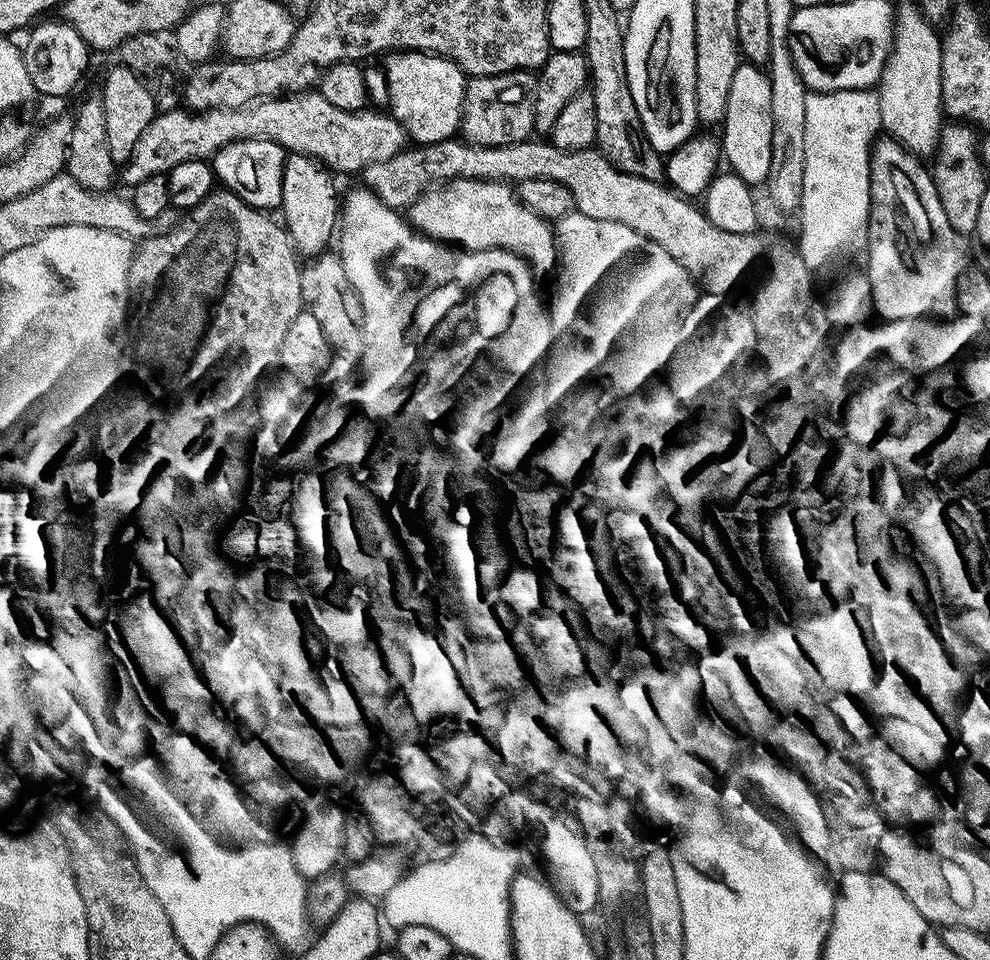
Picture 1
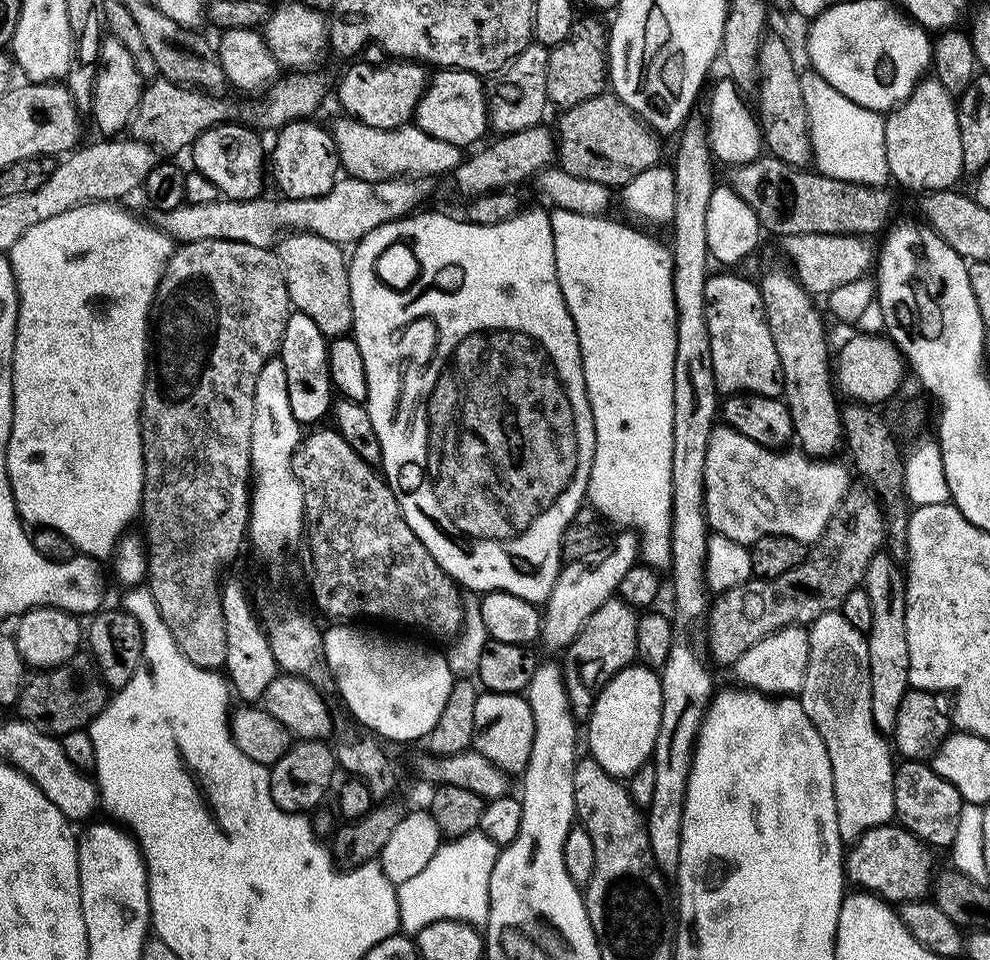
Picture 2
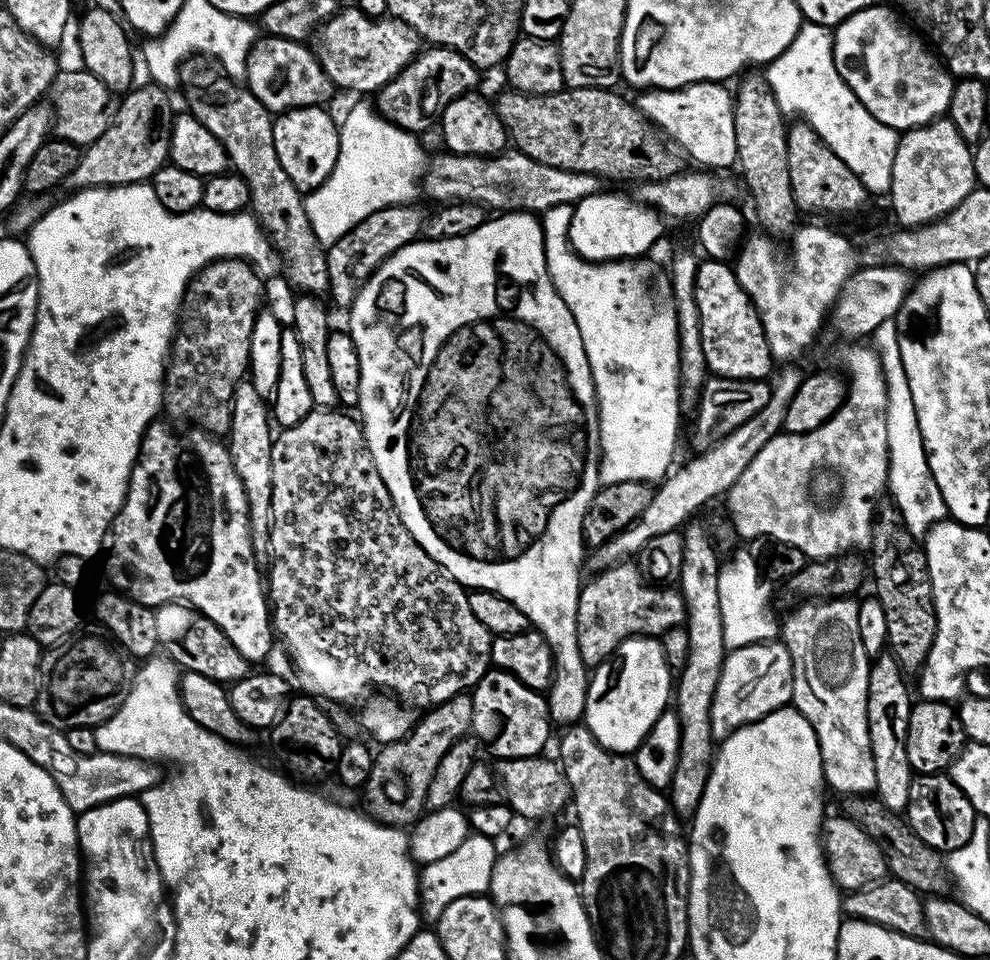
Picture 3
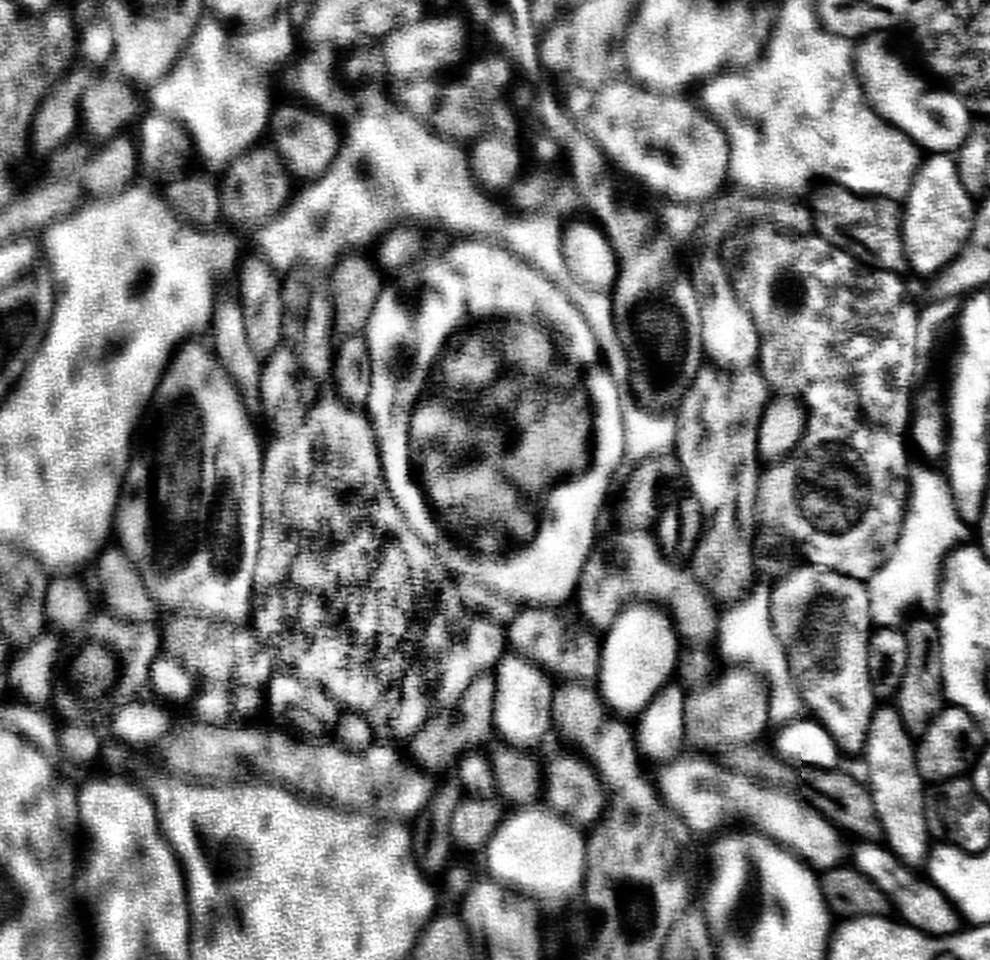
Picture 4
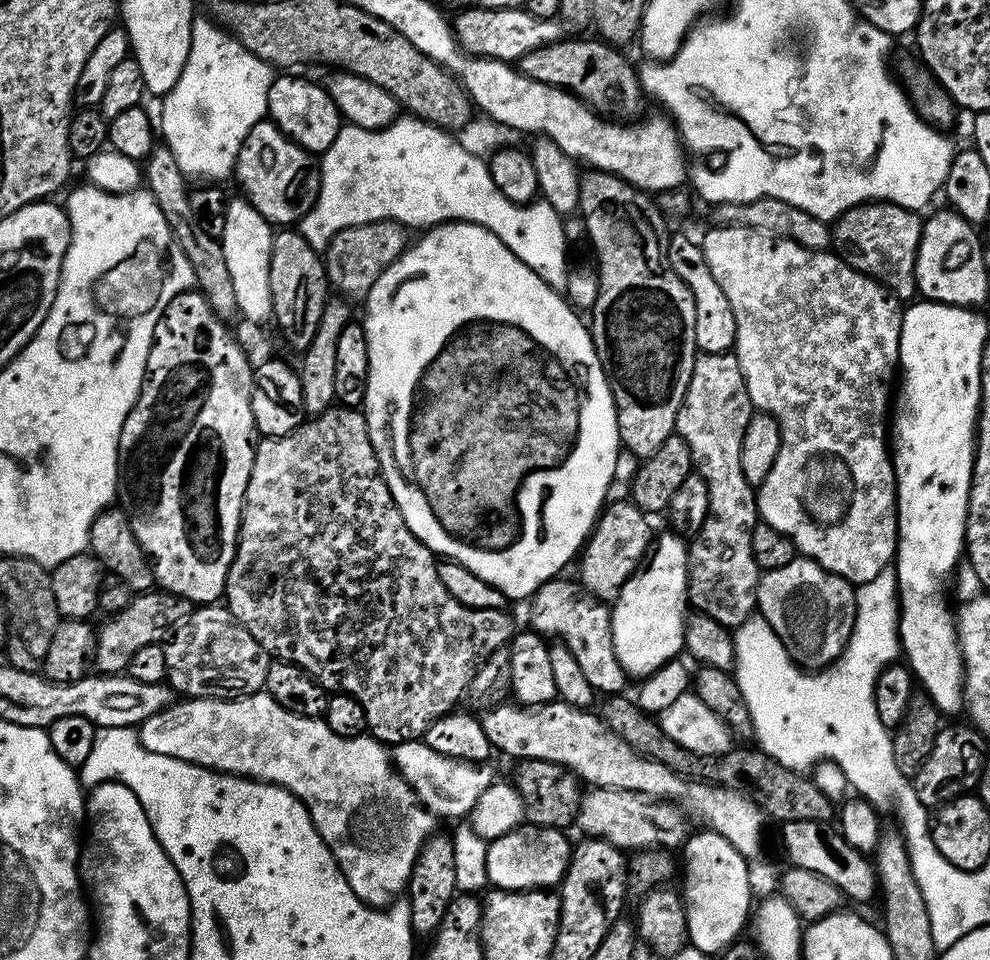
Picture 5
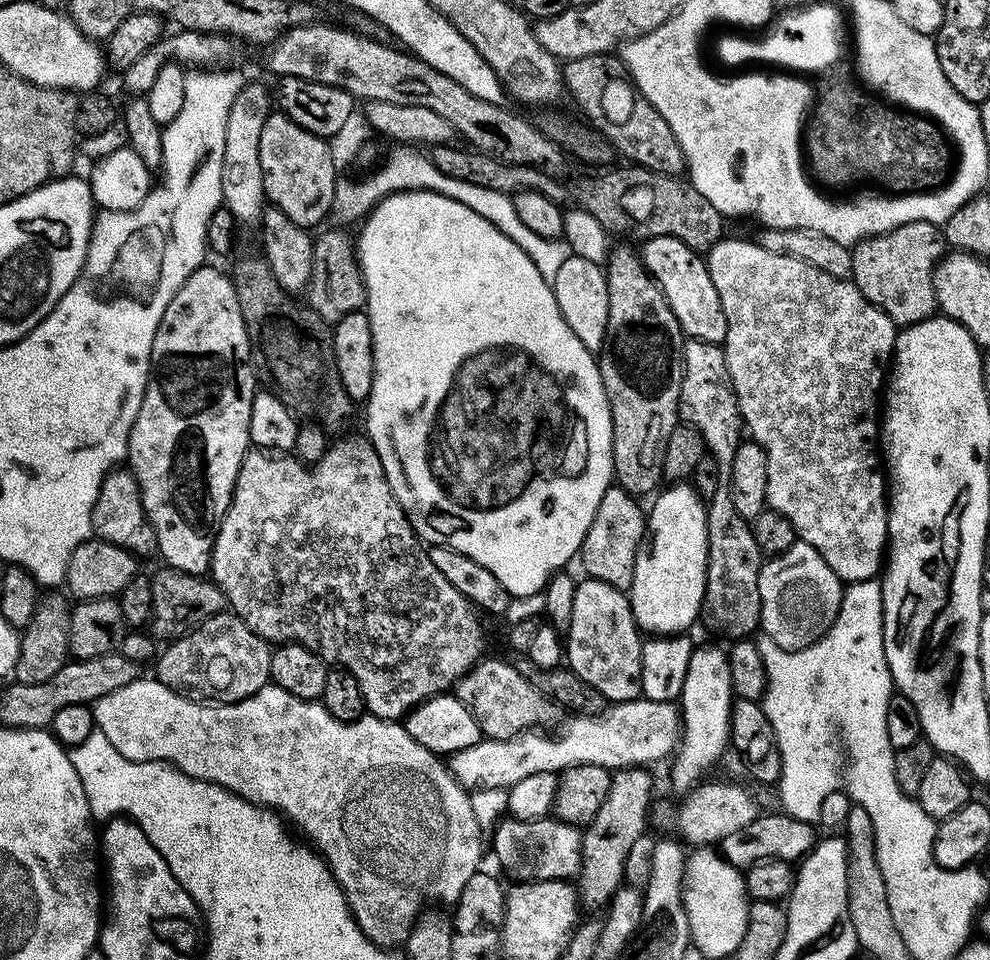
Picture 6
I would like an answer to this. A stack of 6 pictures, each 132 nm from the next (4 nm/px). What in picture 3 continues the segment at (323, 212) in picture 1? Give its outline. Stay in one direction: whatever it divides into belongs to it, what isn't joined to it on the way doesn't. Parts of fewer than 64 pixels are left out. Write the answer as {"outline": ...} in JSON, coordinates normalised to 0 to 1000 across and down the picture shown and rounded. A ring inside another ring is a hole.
{"outline":[[[323,110],[292,113],[275,126],[277,160],[281,160],[281,169],[285,177],[289,177],[289,185],[293,185],[293,190],[297,190],[297,194],[307,202],[325,194],[333,177],[337,177],[337,169],[341,169],[343,134],[340,126],[335,126],[334,119],[327,116],[331,115]]]}

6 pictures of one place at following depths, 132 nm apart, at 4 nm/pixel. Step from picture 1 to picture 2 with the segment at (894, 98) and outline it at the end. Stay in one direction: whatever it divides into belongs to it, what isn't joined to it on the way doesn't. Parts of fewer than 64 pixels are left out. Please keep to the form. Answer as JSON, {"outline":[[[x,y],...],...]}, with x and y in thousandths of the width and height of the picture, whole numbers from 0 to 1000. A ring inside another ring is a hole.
{"outline":[[[934,81],[920,98],[900,117],[893,126],[895,169],[897,182],[913,196],[922,196],[925,202],[961,197],[972,183],[972,144],[968,140],[967,105],[956,91],[944,81]]]}

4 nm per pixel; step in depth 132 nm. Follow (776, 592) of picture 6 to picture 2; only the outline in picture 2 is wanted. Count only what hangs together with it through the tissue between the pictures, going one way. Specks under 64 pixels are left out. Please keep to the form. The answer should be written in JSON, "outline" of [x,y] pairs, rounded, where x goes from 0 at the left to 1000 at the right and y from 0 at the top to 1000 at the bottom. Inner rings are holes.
{"outline":[[[852,636],[835,638],[830,640],[830,644],[832,645],[832,679],[818,677],[818,685],[814,694],[814,710],[808,716],[806,728],[810,740],[814,740],[814,748],[818,748],[818,752],[832,770],[842,815],[842,835],[846,844],[848,873],[849,876],[860,877],[870,867],[898,857],[905,849],[901,814],[903,783],[894,764],[886,760],[879,740],[879,690],[874,659],[863,656],[863,652],[855,648]]]}

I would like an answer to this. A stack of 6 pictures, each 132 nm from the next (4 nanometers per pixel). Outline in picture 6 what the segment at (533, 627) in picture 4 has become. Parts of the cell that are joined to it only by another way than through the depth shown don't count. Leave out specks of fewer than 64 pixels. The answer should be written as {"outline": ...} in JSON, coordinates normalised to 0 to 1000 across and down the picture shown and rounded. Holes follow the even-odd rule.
{"outline":[[[587,603],[582,609],[578,643],[572,655],[572,692],[576,699],[606,721],[611,730],[647,728],[647,670],[648,658],[642,653],[637,624],[612,606]]]}

